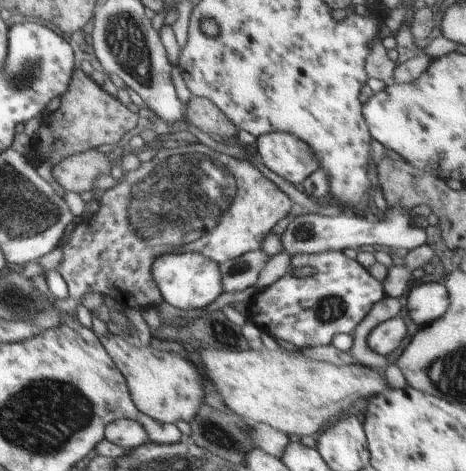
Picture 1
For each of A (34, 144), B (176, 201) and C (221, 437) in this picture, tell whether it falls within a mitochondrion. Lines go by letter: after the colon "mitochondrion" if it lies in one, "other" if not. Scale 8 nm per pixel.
A: other
B: mitochondrion
C: mitochondrion

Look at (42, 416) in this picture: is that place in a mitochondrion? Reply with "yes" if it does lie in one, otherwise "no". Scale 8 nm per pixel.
yes

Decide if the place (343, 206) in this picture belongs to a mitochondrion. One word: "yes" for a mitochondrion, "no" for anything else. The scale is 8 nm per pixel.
no

